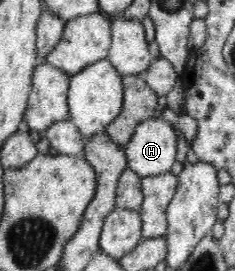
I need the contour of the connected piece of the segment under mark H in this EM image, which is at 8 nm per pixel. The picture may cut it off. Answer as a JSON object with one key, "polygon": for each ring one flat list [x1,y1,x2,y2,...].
{"polygon":[[151,116,141,122,133,131,129,143,124,146,127,167,142,178,147,176,159,175,169,172,171,165,175,163,177,155,177,134,175,128,171,126,169,120,165,118]]}

